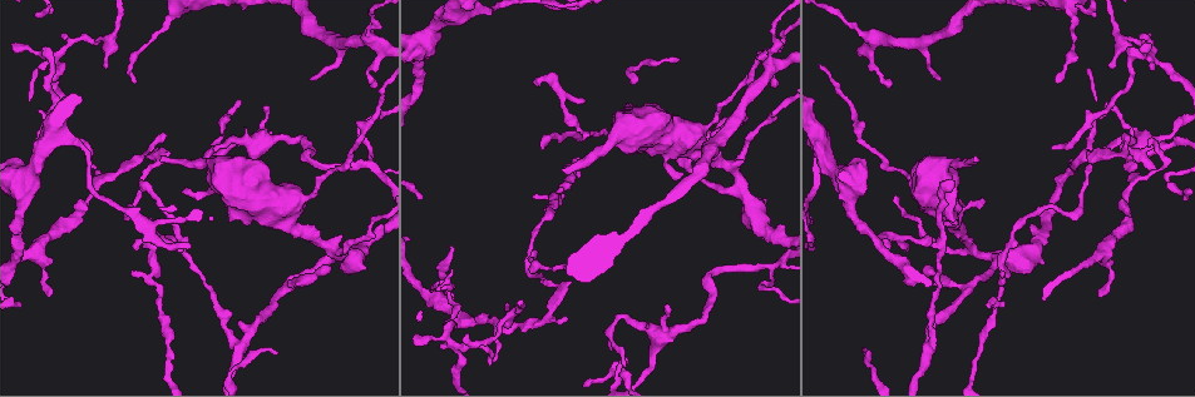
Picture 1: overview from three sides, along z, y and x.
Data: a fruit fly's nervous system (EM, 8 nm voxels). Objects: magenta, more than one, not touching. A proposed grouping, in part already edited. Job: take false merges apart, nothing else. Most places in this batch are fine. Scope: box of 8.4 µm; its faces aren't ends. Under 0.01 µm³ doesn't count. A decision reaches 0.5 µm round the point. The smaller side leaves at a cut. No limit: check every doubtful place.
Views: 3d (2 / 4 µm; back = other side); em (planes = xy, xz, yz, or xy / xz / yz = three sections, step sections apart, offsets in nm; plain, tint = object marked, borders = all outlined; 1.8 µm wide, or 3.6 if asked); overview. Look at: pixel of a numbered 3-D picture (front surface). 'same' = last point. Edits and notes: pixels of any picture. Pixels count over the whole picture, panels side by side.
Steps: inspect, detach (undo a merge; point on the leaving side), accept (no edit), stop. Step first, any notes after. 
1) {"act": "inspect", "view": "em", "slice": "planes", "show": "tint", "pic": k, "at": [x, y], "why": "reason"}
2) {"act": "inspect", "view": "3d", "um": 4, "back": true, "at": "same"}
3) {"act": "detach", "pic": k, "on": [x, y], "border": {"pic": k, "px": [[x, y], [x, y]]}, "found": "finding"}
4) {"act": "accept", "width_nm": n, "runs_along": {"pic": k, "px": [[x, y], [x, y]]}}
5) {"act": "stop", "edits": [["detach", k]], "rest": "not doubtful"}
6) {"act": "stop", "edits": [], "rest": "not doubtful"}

{"act": "inspect", "view": "3d", "um": 2, "pic": 1, "at": [707, 276], "why": "sharp bend"}

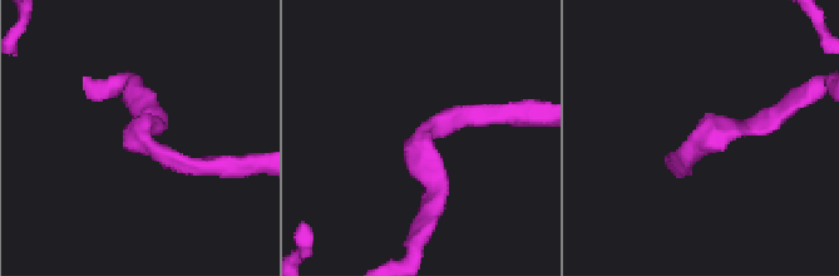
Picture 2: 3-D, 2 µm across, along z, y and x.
{"act": "inspect", "view": "em", "slice": "yz", "step": 8, "show": "tint", "pic": 2, "at": [423, 136], "why": "need the tissue"}

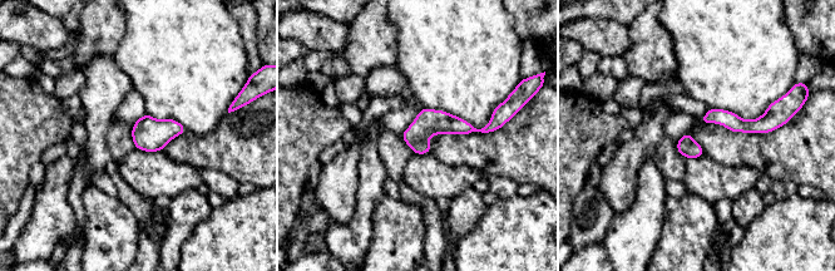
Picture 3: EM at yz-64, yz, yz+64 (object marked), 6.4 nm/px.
{"act": "inspect", "view": "em", "slice": "planes", "show": "borders", "at": "same"}

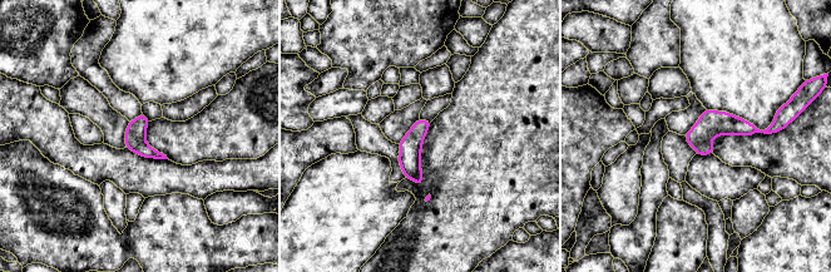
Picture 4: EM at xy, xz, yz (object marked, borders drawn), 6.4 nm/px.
{"act": "accept", "runs_along": {"pic": 4, "px": [[776, 128], [708, 127], [688, 137]]}, "found": "continuous, no second neuron"}

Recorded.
{"act": "inspect", "view": "em", "slice": "planes", "show": "tint", "pic": 1, "at": [940, 247], "why": "a narrow waist"}

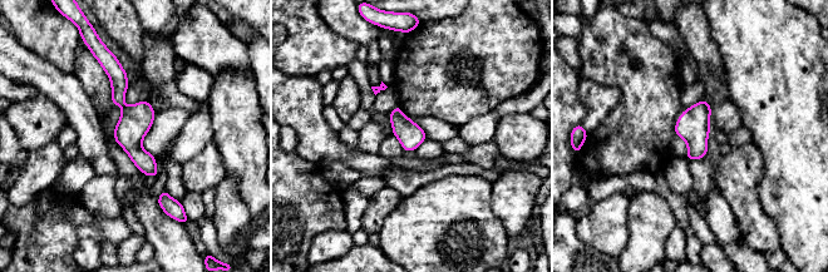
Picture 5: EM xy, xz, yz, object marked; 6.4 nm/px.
{"act": "accept", "found": "continuous, no second neuron"}

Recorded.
{"act": "inspect", "view": "em", "slice": "planes", "show": "tint", "pic": 1, "at": [1097, 155], "why": "abrupt turn"}

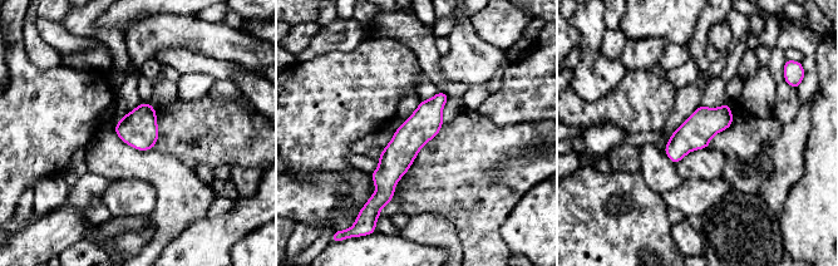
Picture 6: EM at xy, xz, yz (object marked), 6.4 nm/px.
{"act": "accept", "width_nm": 200, "runs_along": {"pic": 6, "px": [[443, 97], [408, 139], [378, 195]]}, "found": "continuous, no second neuron"}

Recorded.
{"act": "inspect", "view": "3d", "um": 4, "pic": 1, "at": [58, 57]}

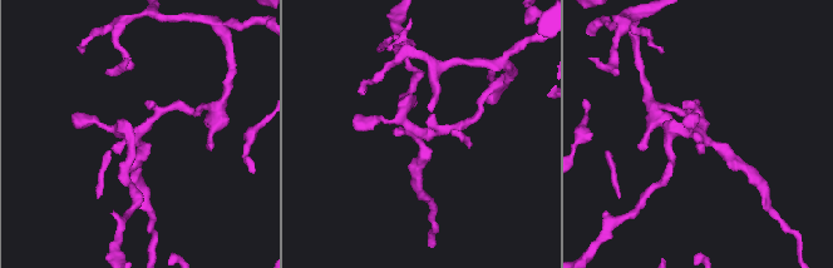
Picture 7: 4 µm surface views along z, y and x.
{"act": "inspect", "view": "em", "slice": "xy", "step": 4, "show": "tint", "pic": 7, "at": [421, 134]}

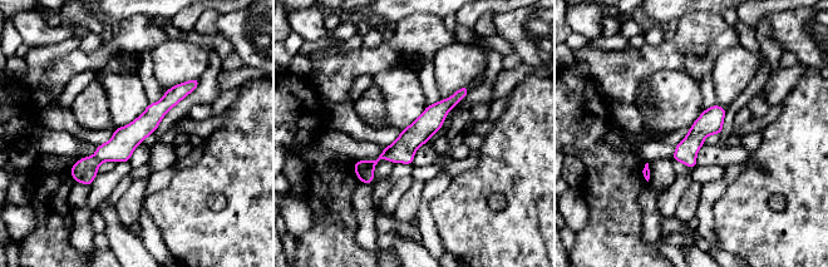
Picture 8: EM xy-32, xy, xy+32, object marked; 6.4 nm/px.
{"act": "accept", "runs_along": {"pic": 8, "px": [[188, 87], [77, 177]]}, "found": "continuous, no second neuron"}

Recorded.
{"act": "inspect", "view": "em", "slice": "planes", "show": "tint", "pic": 1, "at": [738, 185]}

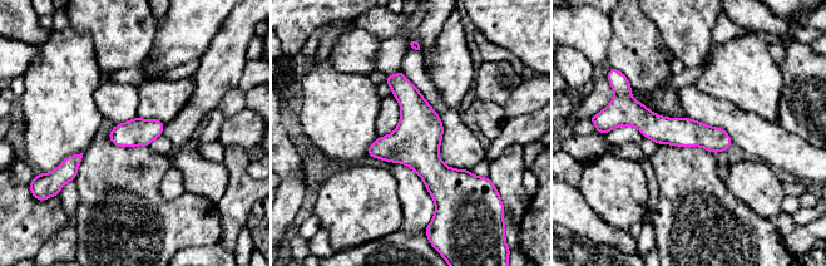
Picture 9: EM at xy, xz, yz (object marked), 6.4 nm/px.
{"act": "accept", "width_nm": 180, "found": "all the same neuron"}

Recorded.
{"act": "stop", "edits": [], "rest": "not doubtful"}

